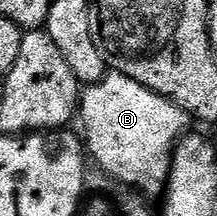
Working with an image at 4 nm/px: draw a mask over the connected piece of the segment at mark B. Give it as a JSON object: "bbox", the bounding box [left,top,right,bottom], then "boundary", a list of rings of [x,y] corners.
{"bbox":[78,71,189,197],"boundary":[[[108,71],[101,82],[82,89],[78,115],[81,120],[83,116],[81,136],[86,151],[105,175],[144,192],[139,193],[144,197],[164,195],[175,146],[188,131],[189,117],[185,110],[141,86],[141,82],[133,82],[133,78],[120,72]]]}

